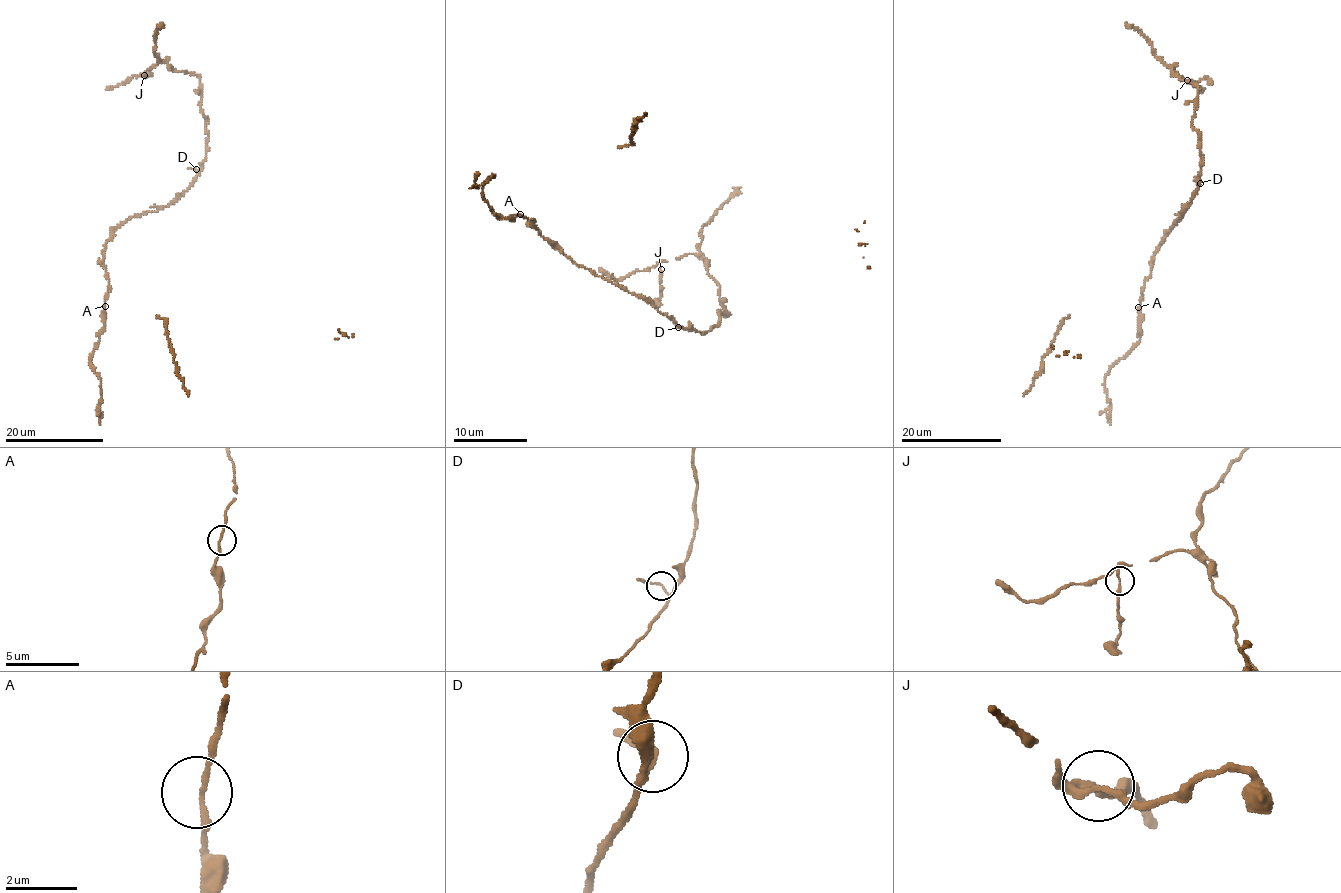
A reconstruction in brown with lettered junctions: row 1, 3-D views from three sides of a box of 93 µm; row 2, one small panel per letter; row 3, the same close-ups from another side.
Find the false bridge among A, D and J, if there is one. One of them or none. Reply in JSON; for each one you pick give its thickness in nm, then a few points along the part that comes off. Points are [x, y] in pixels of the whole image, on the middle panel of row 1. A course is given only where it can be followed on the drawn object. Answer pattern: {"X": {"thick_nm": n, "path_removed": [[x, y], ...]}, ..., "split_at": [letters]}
{"split_at": []}

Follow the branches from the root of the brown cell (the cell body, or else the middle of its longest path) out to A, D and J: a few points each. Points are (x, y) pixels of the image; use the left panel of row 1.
A: (106, 270), (110, 292), (105, 306)
D: (106, 270), (103, 264), (104, 247), (113, 230), (132, 217), (168, 206), (192, 184), (198, 175), (196, 169)
J: (106, 270), (104, 247), (113, 230), (168, 206), (192, 184), (206, 156), (200, 78), (164, 62), (143, 75)

